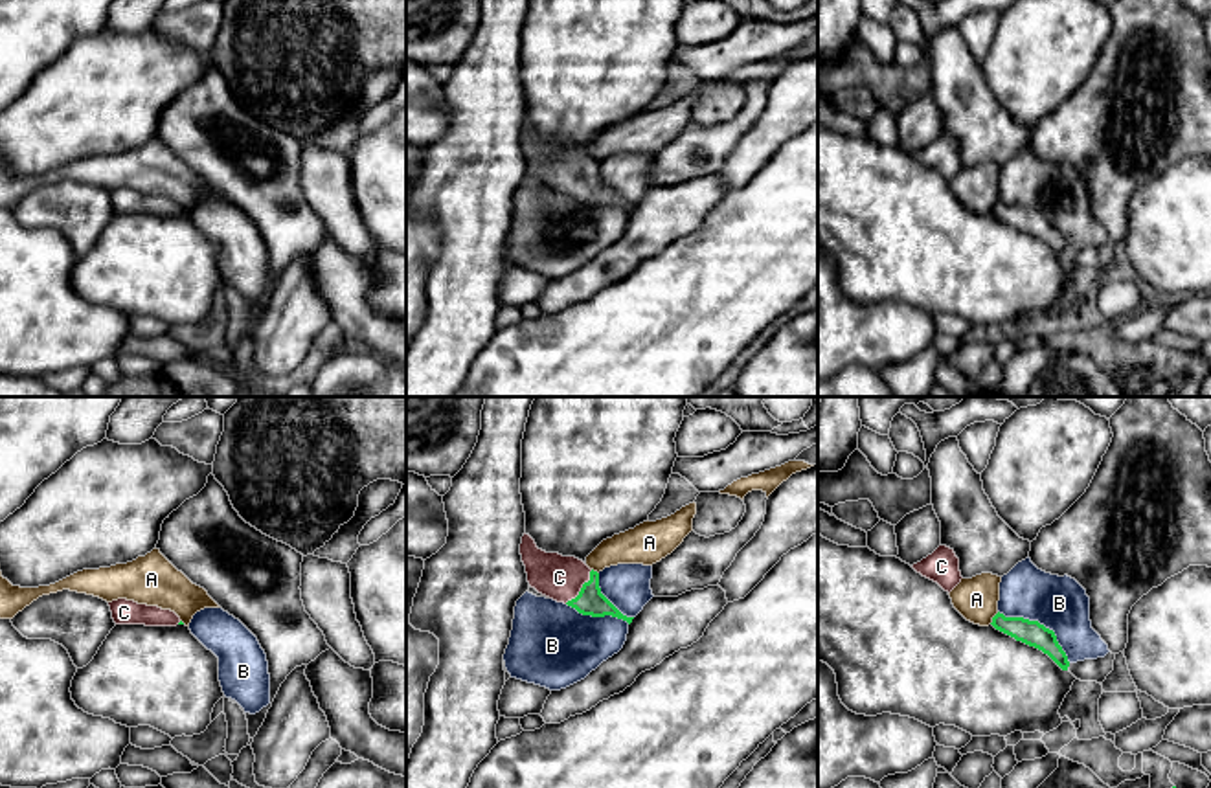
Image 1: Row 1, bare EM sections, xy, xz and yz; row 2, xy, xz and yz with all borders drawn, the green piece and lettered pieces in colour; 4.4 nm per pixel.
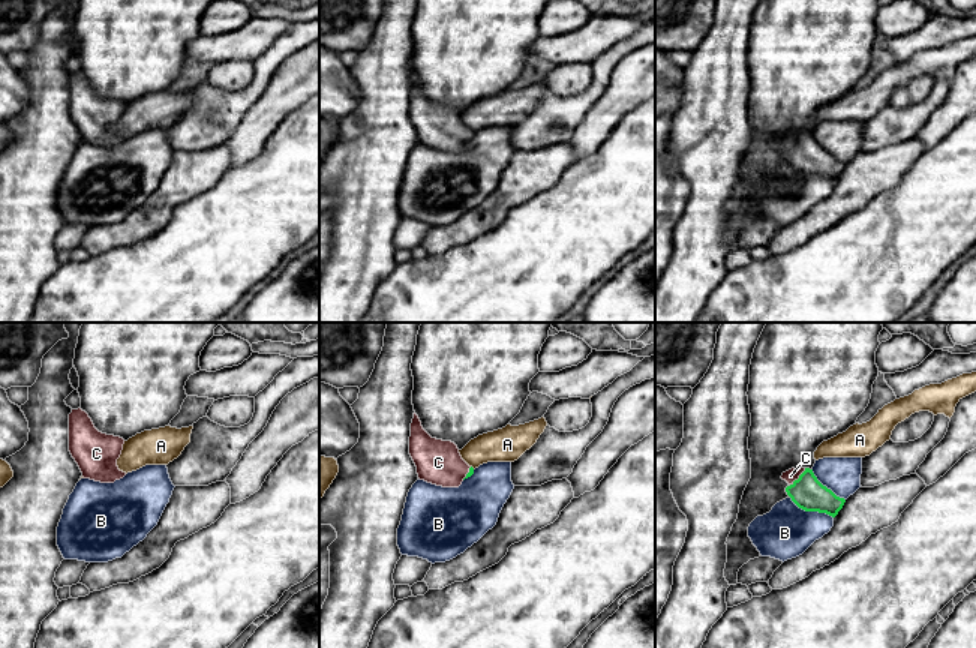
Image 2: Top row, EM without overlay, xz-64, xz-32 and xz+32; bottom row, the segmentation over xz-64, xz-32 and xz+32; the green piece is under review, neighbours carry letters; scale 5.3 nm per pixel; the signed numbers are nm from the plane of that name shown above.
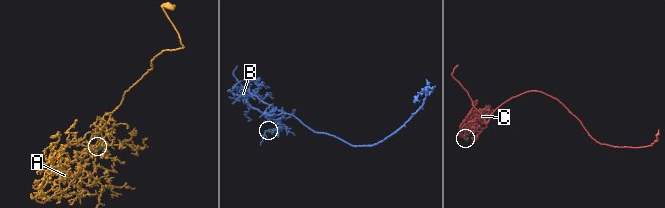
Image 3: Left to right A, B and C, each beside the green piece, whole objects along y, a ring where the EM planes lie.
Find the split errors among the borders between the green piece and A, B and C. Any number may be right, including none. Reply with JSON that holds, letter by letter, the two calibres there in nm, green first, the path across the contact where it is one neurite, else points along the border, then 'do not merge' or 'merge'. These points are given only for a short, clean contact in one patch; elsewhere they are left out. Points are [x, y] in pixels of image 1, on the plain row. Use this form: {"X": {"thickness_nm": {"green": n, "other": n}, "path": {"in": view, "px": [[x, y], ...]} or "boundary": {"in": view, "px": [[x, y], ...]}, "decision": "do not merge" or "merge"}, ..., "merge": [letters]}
{"A": {"thickness_nm": {"green": 110, "other": 190}, "boundary": {"in": "yz", "px": [[998, 201], [989, 212]]}, "decision": "do not merge"}, "B": {"thickness_nm": {"green": 120, "other": 360}, "decision": "do not merge"}, "C": {"thickness_nm": {"green": 120, "other": 190}, "path": {"in": "xz", "px": [[590, 190], [581, 177], [559, 166]]}, "decision": "merge"}, "merge": ["C"]}

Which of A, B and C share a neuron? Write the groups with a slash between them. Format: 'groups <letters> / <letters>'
groups A / B / C

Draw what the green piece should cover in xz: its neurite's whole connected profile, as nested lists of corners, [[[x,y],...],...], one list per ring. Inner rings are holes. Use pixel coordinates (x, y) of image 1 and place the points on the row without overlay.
[[[524,121],[520,132],[522,151],[527,171],[538,182],[575,197],[583,204],[612,204],[632,211],[634,206],[623,204],[599,176],[599,162],[590,158],[575,145],[546,141],[537,136],[535,129]]]

